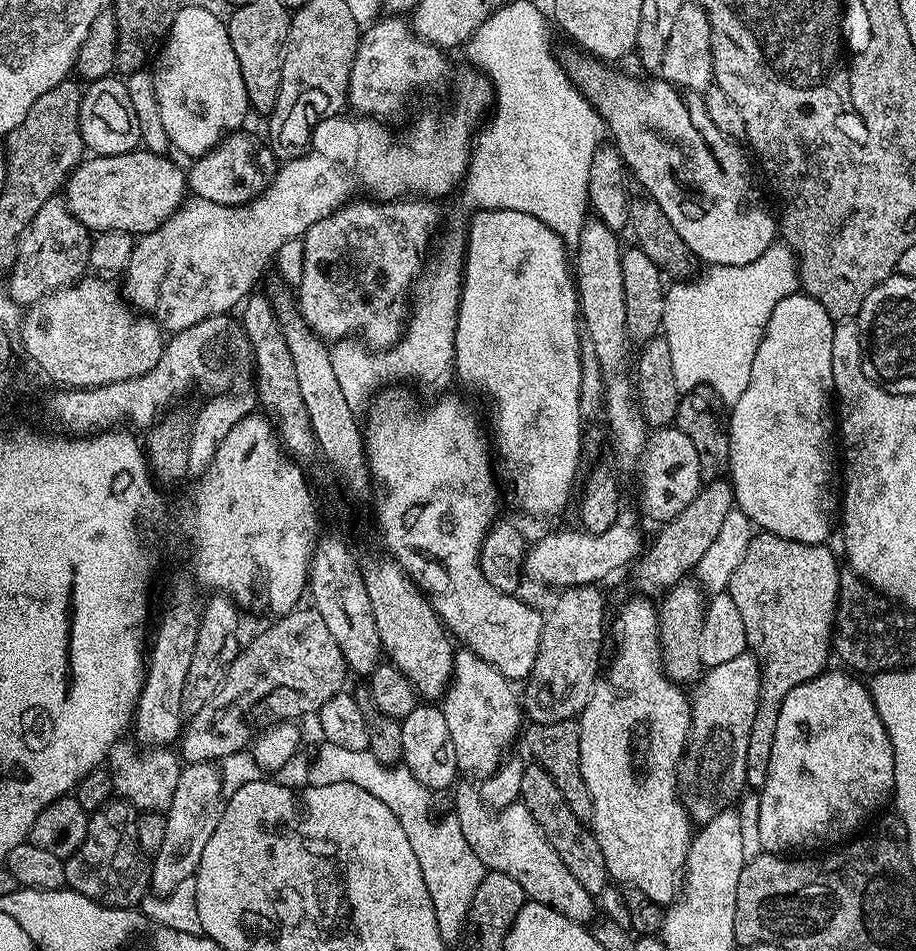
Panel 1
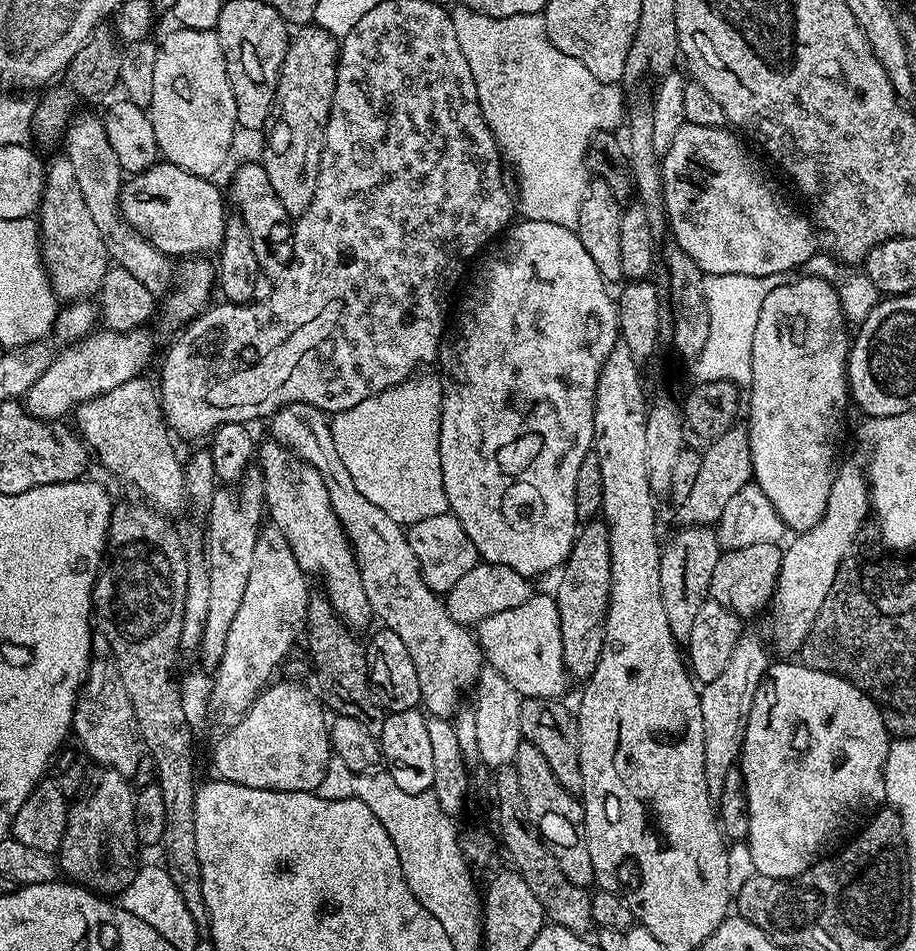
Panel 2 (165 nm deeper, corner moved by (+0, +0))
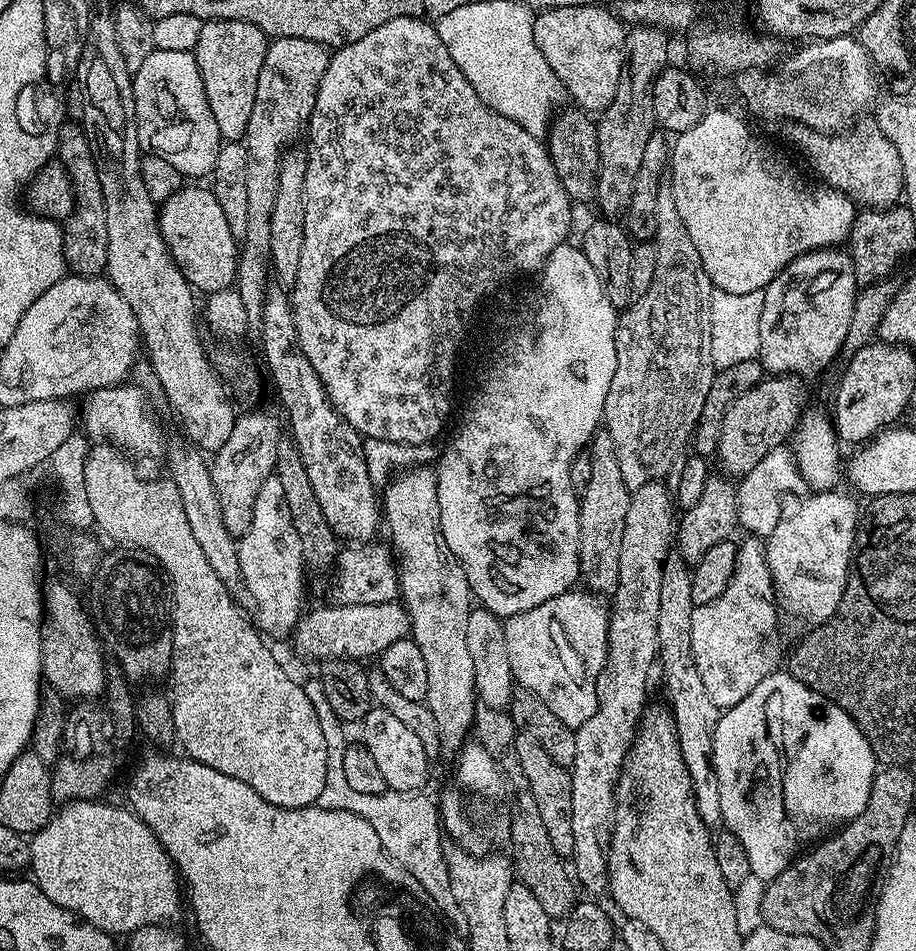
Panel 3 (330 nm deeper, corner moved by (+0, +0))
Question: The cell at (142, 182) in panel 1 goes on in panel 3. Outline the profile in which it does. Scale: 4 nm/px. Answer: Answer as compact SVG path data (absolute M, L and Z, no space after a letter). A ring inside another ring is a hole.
M185 186L178 194L159 205L160 233L182 274L197 293L211 294L231 289L236 283L236 258L238 255L238 238L230 230L226 217L222 214L222 206L218 206L218 198L207 187L191 188Z

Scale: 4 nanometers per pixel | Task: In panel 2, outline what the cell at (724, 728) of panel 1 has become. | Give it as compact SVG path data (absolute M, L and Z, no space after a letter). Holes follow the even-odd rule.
M841 463L839 467L835 469L834 475L832 477L832 485L830 486L830 498L826 498L826 514L822 514L822 518L814 526L810 526L810 530L799 533L795 537L796 541L793 542L789 548L785 547L783 549L782 555L780 557L780 577L776 579L776 591L772 594L772 611L774 614L772 616L772 640L771 643L774 645L776 643L776 648L780 652L792 652L792 654L799 653L802 642L806 638L806 634L810 634L810 626L814 626L814 618L818 618L818 610L822 610L822 602L827 595L830 594L830 586L834 586L835 575L838 574L838 570L841 565L845 563L846 558L844 555L852 548L852 539L860 532L860 527L864 524L864 519L869 519L870 516L870 497L868 494L868 478L863 467L860 468L856 464L844 464Z

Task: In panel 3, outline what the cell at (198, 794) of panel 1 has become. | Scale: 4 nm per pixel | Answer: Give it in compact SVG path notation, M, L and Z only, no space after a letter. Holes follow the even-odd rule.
M275 474L266 478L258 490L250 530L239 537L236 553L244 592L252 599L252 608L256 611L255 625L265 637L287 637L300 620L304 608L306 565L302 558L302 542L298 542L294 521L290 519L290 506L286 502L282 482L278 482Z

